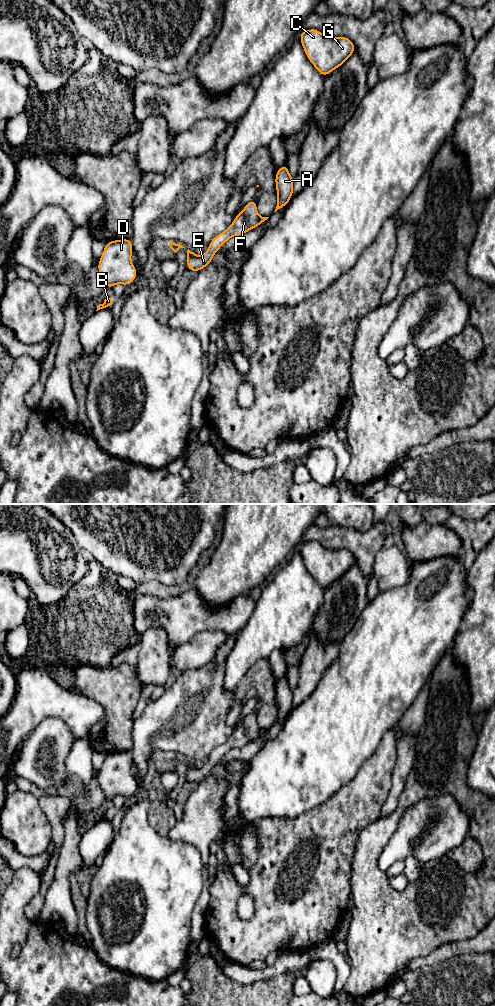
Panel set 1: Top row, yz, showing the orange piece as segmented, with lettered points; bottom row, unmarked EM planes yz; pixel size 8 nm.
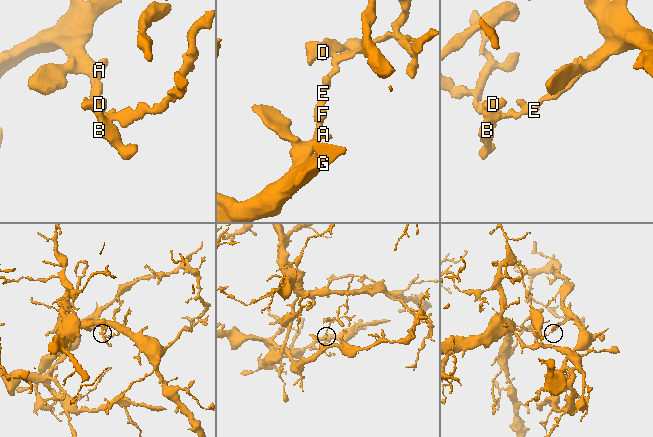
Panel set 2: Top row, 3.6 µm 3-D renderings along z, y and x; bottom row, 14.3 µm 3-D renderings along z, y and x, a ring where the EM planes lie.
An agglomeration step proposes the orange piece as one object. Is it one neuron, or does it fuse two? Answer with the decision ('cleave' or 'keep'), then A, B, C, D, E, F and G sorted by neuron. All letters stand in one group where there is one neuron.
cleave; A C F G / B D E

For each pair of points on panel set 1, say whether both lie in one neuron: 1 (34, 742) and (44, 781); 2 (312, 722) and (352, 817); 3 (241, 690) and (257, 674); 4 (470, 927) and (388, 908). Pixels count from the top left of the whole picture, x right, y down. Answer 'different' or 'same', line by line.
1: same
2: different
3: same
4: same

